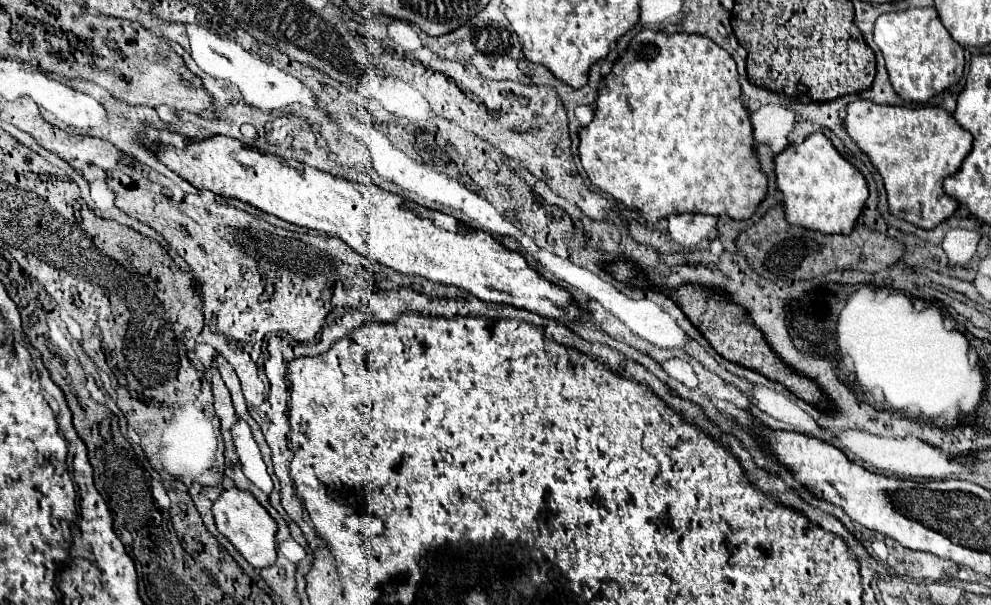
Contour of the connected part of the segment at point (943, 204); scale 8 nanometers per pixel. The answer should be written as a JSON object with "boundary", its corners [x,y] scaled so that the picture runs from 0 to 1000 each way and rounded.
{"boundary":[[[866,164],[854,174],[852,210],[890,289],[896,342],[902,359],[930,379],[942,379],[965,349],[967,336],[953,319],[951,299],[969,279],[981,246],[981,223],[967,210],[959,187],[951,177],[918,180]]]}

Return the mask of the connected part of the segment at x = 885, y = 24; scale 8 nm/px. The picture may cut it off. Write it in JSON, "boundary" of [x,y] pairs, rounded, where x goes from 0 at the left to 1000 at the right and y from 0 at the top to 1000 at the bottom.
{"boundary":[[[924,12],[888,25],[882,41],[882,71],[894,98],[902,150],[912,167],[934,170],[945,154],[965,140],[973,124],[973,81],[953,48],[942,12]]]}

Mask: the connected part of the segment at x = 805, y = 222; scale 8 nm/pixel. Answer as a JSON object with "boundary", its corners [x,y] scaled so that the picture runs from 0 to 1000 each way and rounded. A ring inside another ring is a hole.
{"boundary":[[[821,220],[815,230],[811,230],[807,240],[795,240],[789,253],[781,260],[781,286],[783,286],[783,306],[791,322],[791,355],[793,365],[801,375],[827,382],[831,388],[856,388],[872,342],[872,332],[876,329],[876,306],[874,296],[842,246],[838,230],[834,230],[829,220]]]}

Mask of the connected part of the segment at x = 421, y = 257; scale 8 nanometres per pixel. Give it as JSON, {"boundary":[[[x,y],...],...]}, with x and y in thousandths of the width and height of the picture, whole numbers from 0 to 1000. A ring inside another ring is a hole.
{"boundary":[[[234,226],[192,233],[188,250],[157,243],[157,253],[163,269],[200,312],[212,312],[224,326],[248,332],[266,352],[303,375],[341,388],[361,418],[367,418],[404,451],[424,455],[436,468],[458,471],[486,498],[519,504],[563,527],[565,534],[587,524],[585,507],[577,498],[573,481],[551,464],[545,451],[533,441],[525,418],[507,408],[507,402],[494,385],[470,375],[450,352],[410,332],[408,326],[390,319],[379,306],[353,302],[297,263],[242,240],[242,233]]]}

